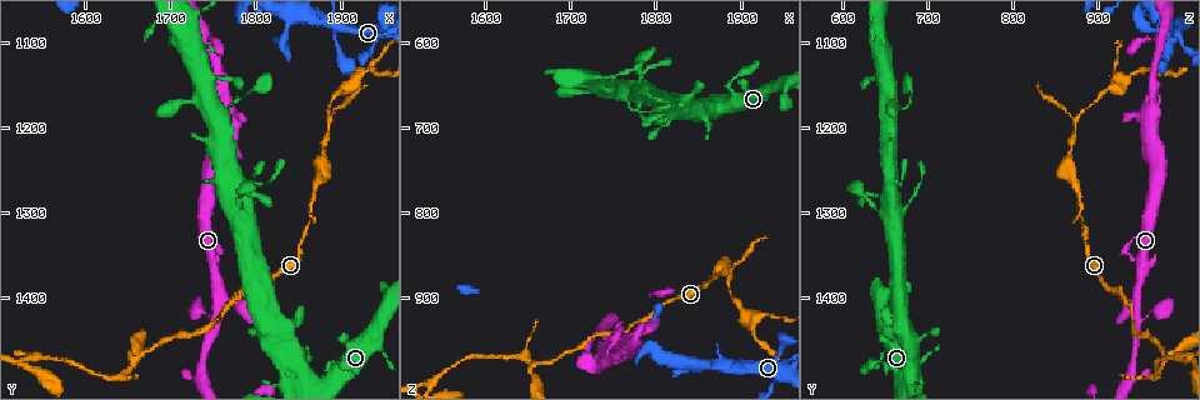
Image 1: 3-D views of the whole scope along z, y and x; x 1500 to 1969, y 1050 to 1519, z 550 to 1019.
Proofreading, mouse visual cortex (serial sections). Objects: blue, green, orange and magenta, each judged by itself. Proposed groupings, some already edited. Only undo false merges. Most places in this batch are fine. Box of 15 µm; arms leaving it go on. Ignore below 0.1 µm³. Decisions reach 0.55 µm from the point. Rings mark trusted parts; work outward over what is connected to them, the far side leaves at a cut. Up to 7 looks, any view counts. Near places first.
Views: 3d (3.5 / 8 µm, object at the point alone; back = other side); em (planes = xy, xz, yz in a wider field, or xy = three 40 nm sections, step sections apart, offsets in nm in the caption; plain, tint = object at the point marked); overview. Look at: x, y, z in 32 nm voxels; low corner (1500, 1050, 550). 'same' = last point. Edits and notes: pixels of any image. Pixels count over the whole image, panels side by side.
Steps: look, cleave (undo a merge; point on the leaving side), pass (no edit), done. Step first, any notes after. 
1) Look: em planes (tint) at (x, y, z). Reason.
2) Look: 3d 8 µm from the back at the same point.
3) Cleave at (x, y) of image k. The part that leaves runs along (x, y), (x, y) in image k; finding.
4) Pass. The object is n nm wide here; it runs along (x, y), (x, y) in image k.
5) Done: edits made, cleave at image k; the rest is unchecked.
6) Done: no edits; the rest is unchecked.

Look: 3d 3.5 µm at (1915, 1150, 925). Three arms meet.

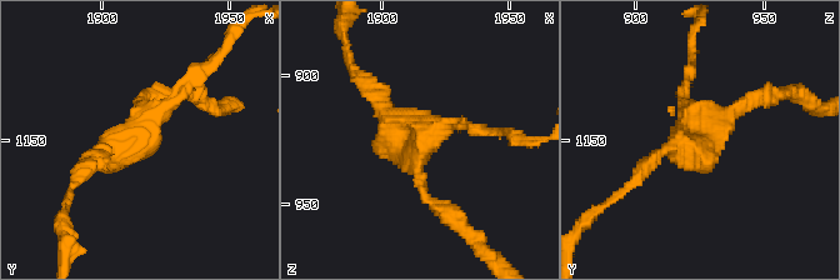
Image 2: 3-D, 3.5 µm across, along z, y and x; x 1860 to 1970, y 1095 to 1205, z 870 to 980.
Pass. It runs along (640, 174), (761, 96) in image 2; one cell here.

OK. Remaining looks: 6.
Look: 3d 3.5 µm from the back at (1660, 1470, 980). Three-way junction.

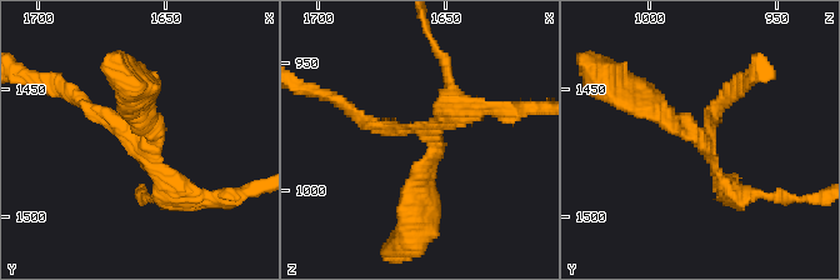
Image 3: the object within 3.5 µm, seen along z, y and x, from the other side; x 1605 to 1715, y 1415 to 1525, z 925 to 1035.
Look: em xy step 2 (tint) at (1662, 1470, 976). 3 arms meet here; the arms are 150, 250, 250 nm wide; now the EM.

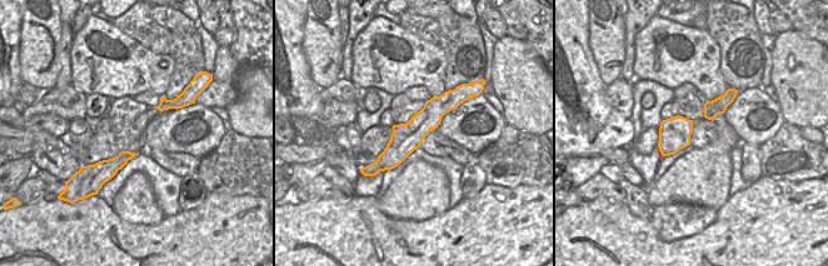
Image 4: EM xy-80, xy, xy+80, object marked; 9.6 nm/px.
Pass. The object is 280 nm wide here; it runs along (458, 99), (442, 104), (375, 166) in image 4; continuous, no second cell.

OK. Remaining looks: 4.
Look: 3d 8 µm at (1540, 1470, 1000). Three arms meet.

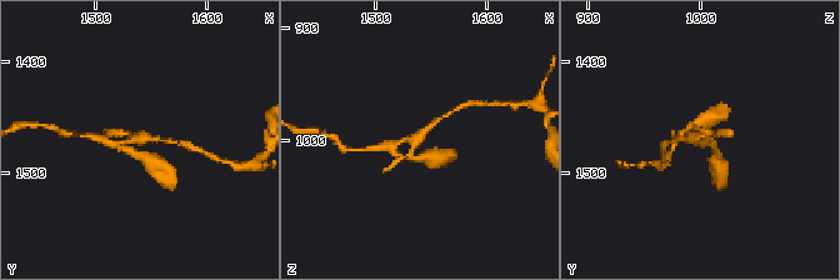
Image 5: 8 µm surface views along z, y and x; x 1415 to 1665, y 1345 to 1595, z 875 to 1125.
Look: 3d 3.5 µm at (1538, 1470, 996).

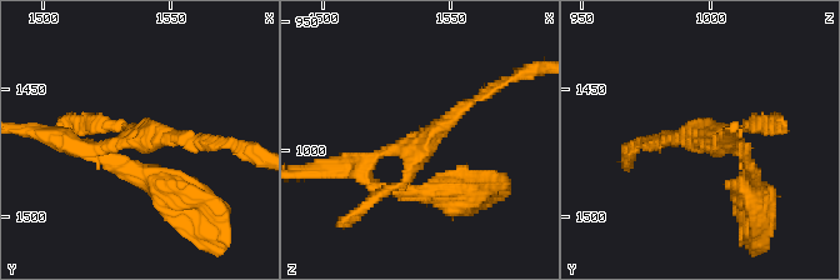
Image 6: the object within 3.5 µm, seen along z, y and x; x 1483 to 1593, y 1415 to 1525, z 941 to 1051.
Look: em xy step 1 (tint) at (1538, 1469, 998). 3 arms meet here; the arms are 150, 150, 200 nm wide.

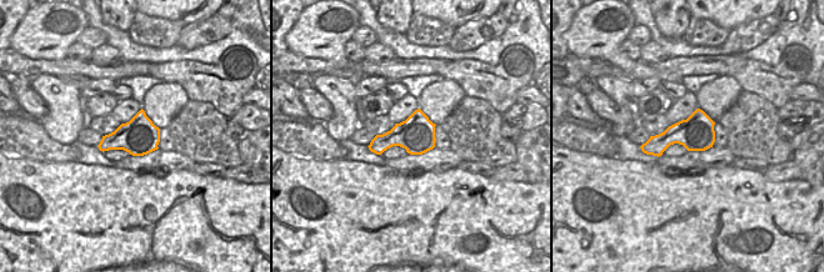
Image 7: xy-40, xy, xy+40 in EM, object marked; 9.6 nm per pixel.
Pass. Continuous, no second cell.

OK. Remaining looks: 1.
Done: no edits; the rest is unchecked.

